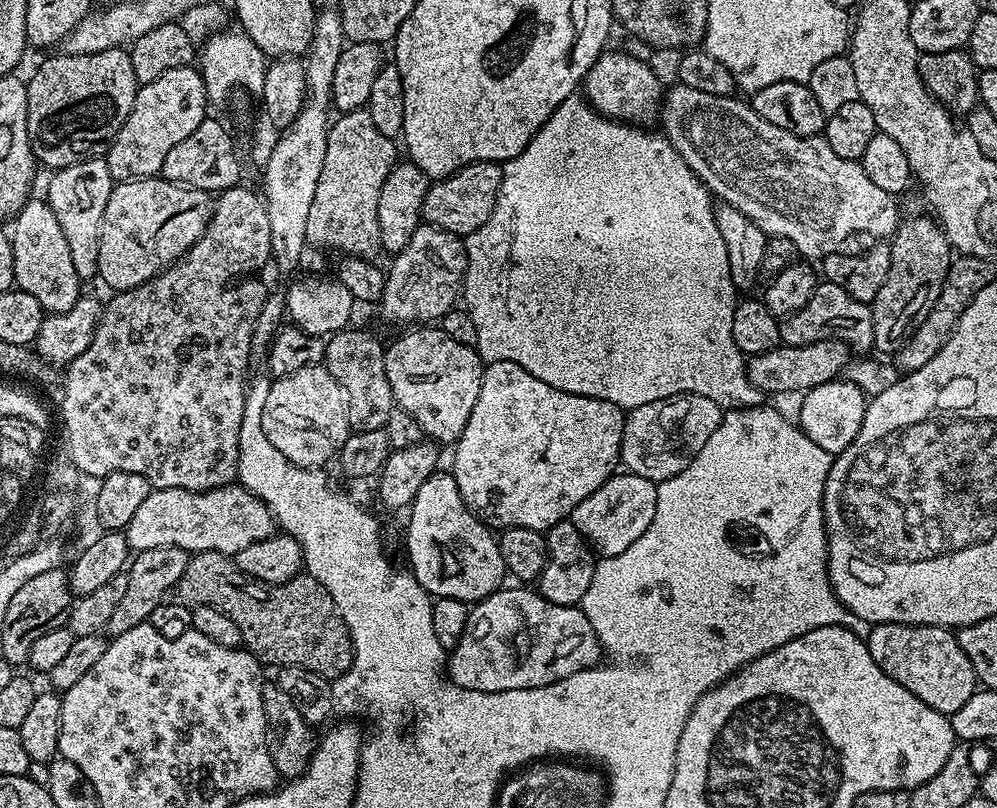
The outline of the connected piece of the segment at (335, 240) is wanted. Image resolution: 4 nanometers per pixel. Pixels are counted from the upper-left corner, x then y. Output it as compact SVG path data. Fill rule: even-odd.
M367 110L346 112L331 121L326 158L306 221L306 238L311 247L329 248L332 252L344 252L340 254L345 257L361 258L375 257L375 252L381 251L378 194L382 194L382 182L386 182L390 170L398 163L396 144L393 137L382 134L374 126Z

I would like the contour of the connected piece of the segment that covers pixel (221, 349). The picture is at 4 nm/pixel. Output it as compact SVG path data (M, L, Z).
M237 186L235 188L228 188L224 192L219 193L215 197L212 206L212 217L206 226L206 230L202 234L202 238L198 238L198 242L194 242L194 246L190 246L190 250L179 260L175 260L169 268L165 268L152 280L148 280L142 286L131 288L125 292L115 293L111 298L109 304L103 305L100 318L96 321L96 329L94 330L94 338L90 342L90 346L86 346L86 350L82 350L82 354L78 354L78 358L74 358L66 365L65 374L62 376L62 384L64 380L64 397L60 400L60 416L64 419L62 424L62 431L66 438L70 438L71 451L73 454L74 466L85 477L96 476L95 478L103 478L109 476L111 472L129 472L130 474L142 474L142 478L146 478L151 482L153 489L158 488L177 488L178 490L190 490L191 492L209 492L215 488L225 488L228 484L233 483L237 479L236 467L238 466L238 450L240 443L238 442L238 430L242 430L242 410L244 409L244 394L246 391L246 379L244 375L248 372L248 359L253 359L253 352L251 346L251 335L254 334L255 322L258 319L258 314L262 313L262 306L266 297L266 289L264 290L264 280L260 277L260 271L264 267L269 267L270 257L272 254L272 247L270 246L270 218L268 211L264 205L261 193L259 191L251 192L245 186Z

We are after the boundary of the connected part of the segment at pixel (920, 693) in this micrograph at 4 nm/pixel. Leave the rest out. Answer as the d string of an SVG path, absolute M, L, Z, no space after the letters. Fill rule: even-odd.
M874 624L869 627L866 643L870 658L874 658L874 662L878 662L878 666L882 666L882 670L898 682L898 686L906 686L914 698L922 698L922 702L934 710L945 714L962 710L964 703L970 702L978 690L974 666L970 666L970 658L966 658L962 646L958 646L955 635L947 628L925 624Z

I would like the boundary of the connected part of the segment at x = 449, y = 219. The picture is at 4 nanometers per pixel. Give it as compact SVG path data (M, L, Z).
M479 160L458 169L451 176L437 179L426 194L423 223L432 224L461 238L469 236L490 218L496 205L498 190L502 186L503 173L504 169L497 161Z

